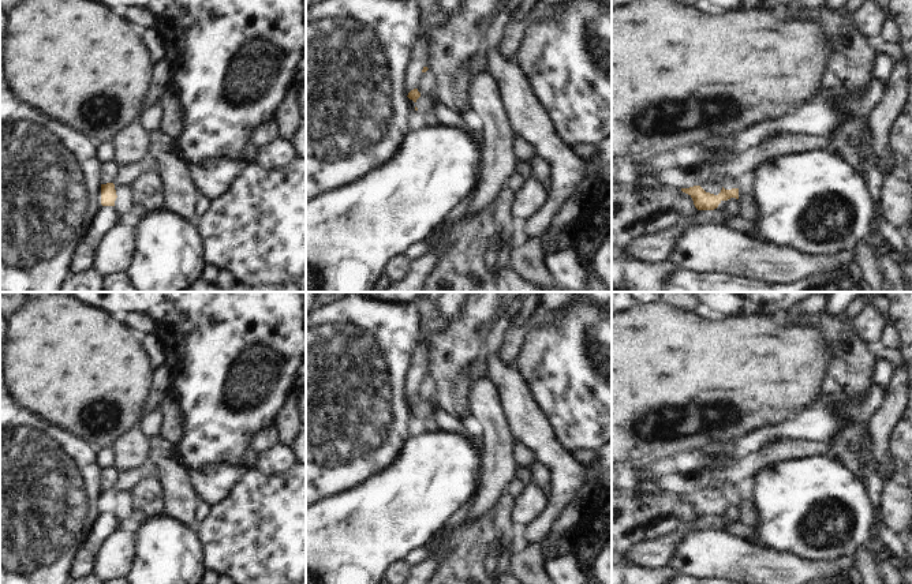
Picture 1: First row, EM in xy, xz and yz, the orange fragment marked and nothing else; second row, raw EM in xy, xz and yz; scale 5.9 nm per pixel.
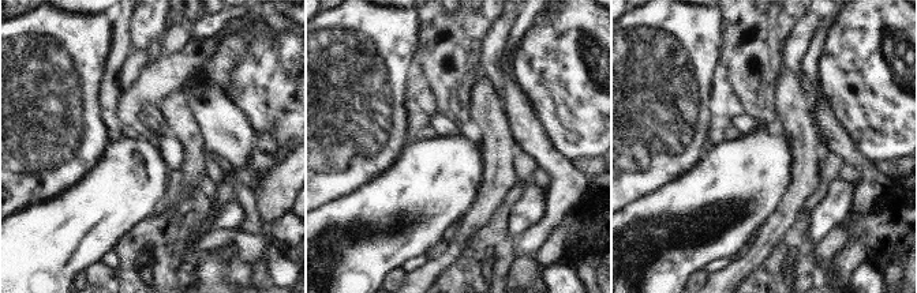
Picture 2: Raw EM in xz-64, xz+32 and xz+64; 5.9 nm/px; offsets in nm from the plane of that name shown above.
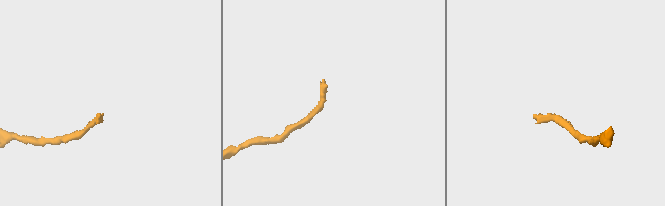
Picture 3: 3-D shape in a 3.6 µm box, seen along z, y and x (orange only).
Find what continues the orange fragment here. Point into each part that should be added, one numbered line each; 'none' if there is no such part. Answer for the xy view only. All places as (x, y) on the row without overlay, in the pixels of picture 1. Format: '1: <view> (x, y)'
1: xy (126, 480).

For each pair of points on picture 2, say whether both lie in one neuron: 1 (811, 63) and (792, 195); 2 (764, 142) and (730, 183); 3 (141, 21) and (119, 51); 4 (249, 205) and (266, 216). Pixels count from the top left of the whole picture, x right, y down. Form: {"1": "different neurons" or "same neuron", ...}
{"1": "different neurons", "2": "same neuron", "3": "different neurons", "4": "different neurons"}

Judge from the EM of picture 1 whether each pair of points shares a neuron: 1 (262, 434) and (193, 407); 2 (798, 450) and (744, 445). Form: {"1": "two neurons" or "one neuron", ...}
{"1": "two neurons", "2": "two neurons"}

